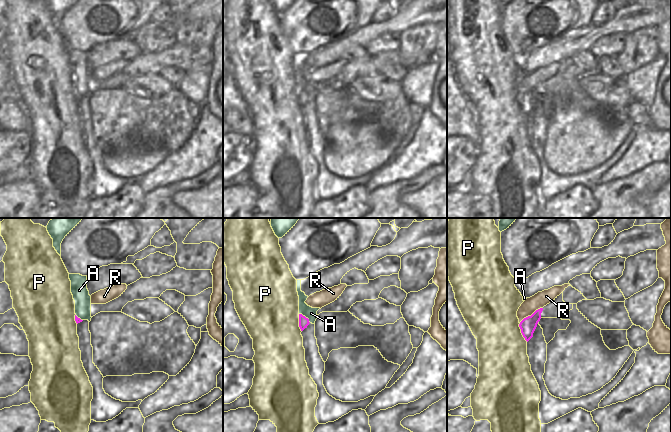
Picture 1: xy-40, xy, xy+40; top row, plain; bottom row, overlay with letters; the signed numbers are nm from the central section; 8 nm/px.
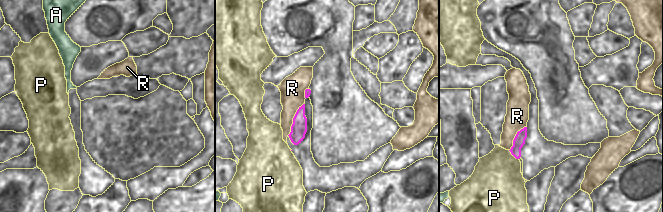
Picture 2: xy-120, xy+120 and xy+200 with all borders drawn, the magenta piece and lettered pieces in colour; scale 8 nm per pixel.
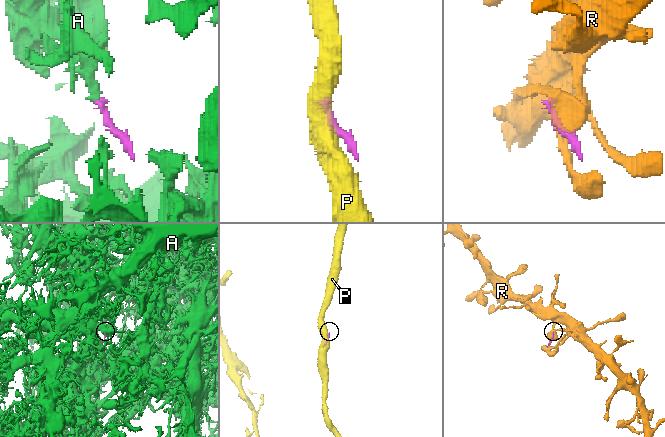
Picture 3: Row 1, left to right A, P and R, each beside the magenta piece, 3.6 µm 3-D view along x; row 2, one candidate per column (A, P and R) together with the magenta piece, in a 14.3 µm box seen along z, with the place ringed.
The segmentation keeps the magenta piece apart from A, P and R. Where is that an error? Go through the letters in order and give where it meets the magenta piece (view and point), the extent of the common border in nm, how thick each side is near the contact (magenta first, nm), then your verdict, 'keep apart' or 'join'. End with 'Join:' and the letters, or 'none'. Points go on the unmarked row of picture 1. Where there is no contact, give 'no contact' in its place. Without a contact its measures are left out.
A: xy (304, 92) | 120 nm | 80/100 nm | keep apart
P: xy+40 (521, 108) | 170 nm | 130/380 nm | keep apart
R: xy+40 (531, 91) | 220 nm | 130/120 nm | keep apart
Join: none

